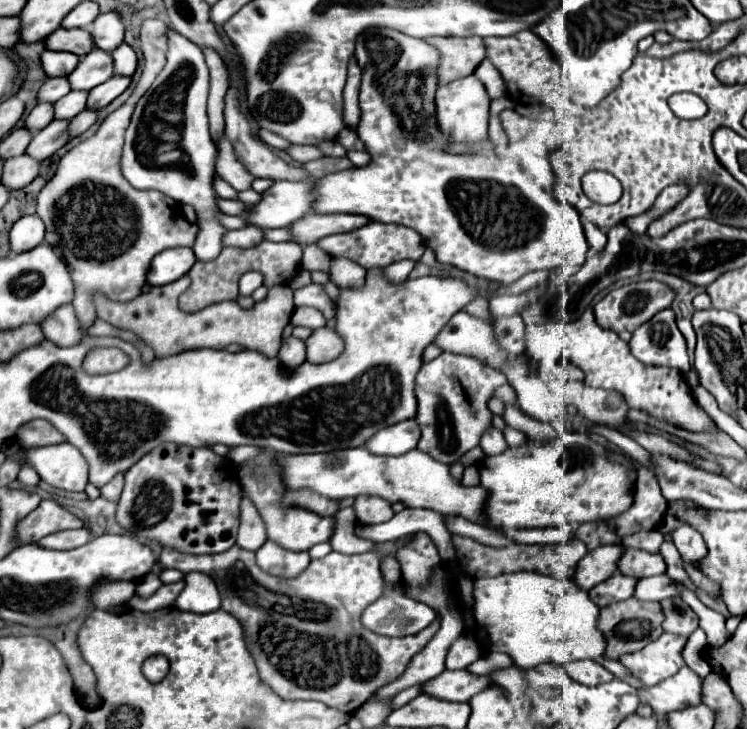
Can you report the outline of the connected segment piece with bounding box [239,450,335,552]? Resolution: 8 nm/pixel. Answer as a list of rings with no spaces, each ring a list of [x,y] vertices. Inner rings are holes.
[[[263,452],[257,458],[243,462],[239,466],[239,478],[249,494],[249,498],[253,500],[253,504],[257,506],[263,522],[265,522],[265,530],[267,530],[267,540],[273,540],[277,544],[281,544],[281,548],[285,550],[293,550],[293,552],[307,552],[309,548],[313,548],[319,542],[327,542],[329,536],[333,534],[333,518],[325,518],[319,514],[313,514],[309,510],[303,508],[287,508],[279,504],[279,498],[285,494],[285,486],[281,482],[279,476],[279,468],[273,464],[273,452]]]

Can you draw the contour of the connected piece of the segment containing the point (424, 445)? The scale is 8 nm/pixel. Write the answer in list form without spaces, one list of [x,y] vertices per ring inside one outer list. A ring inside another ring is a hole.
[[[441,352],[435,360],[423,364],[415,380],[415,420],[421,430],[417,448],[443,464],[453,464],[467,450],[479,446],[479,440],[491,426],[493,418],[487,402],[493,390],[503,384],[507,384],[507,378],[501,372],[473,360],[471,356]]]

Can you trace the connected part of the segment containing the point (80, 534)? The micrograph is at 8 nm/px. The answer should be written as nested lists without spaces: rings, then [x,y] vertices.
[[[81,528],[81,530],[69,530],[67,534],[63,534],[63,540],[39,540],[37,546],[51,548],[51,550],[71,550],[71,548],[87,544],[89,538],[91,538],[89,530]]]

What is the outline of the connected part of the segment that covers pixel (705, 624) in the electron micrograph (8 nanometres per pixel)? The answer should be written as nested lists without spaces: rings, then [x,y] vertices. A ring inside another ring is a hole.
[[[679,583],[678,590],[681,593],[681,600],[688,604],[697,614],[699,627],[705,632],[707,643],[710,646],[723,646],[730,638],[725,628],[726,618],[722,614],[707,607],[697,598],[693,591],[684,589]]]

